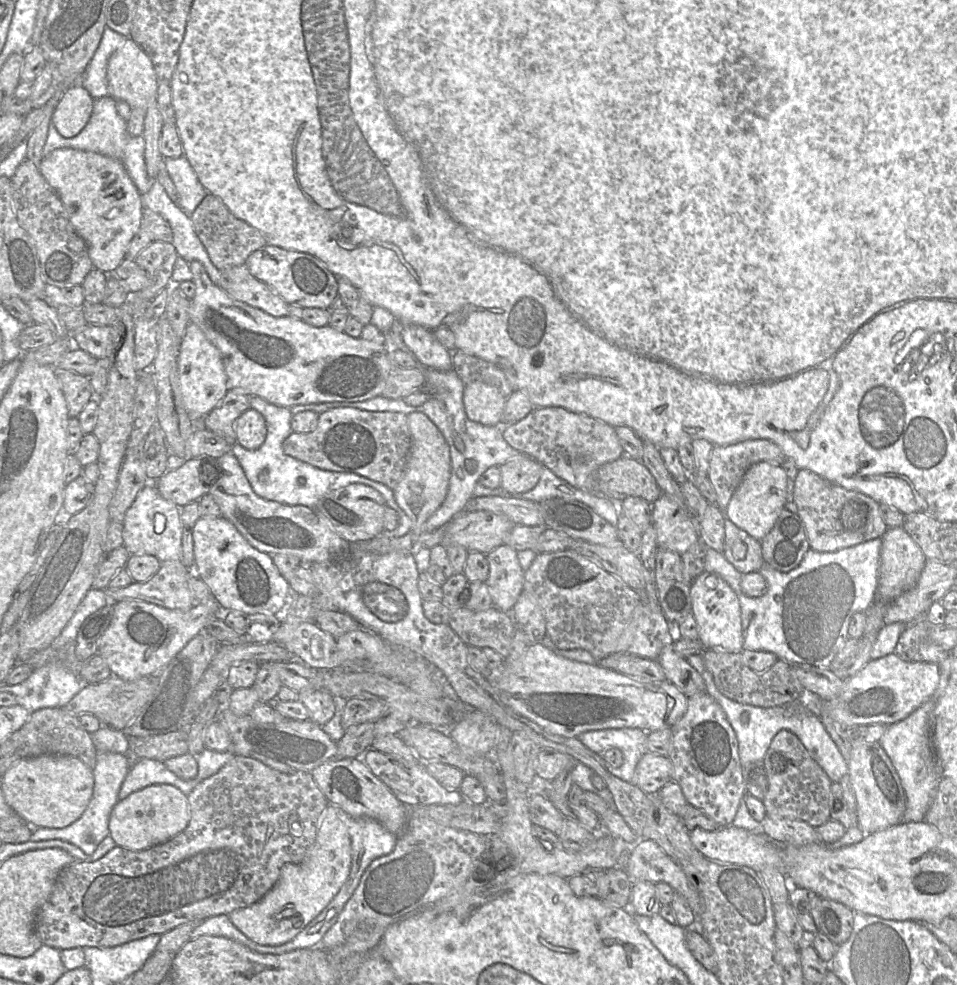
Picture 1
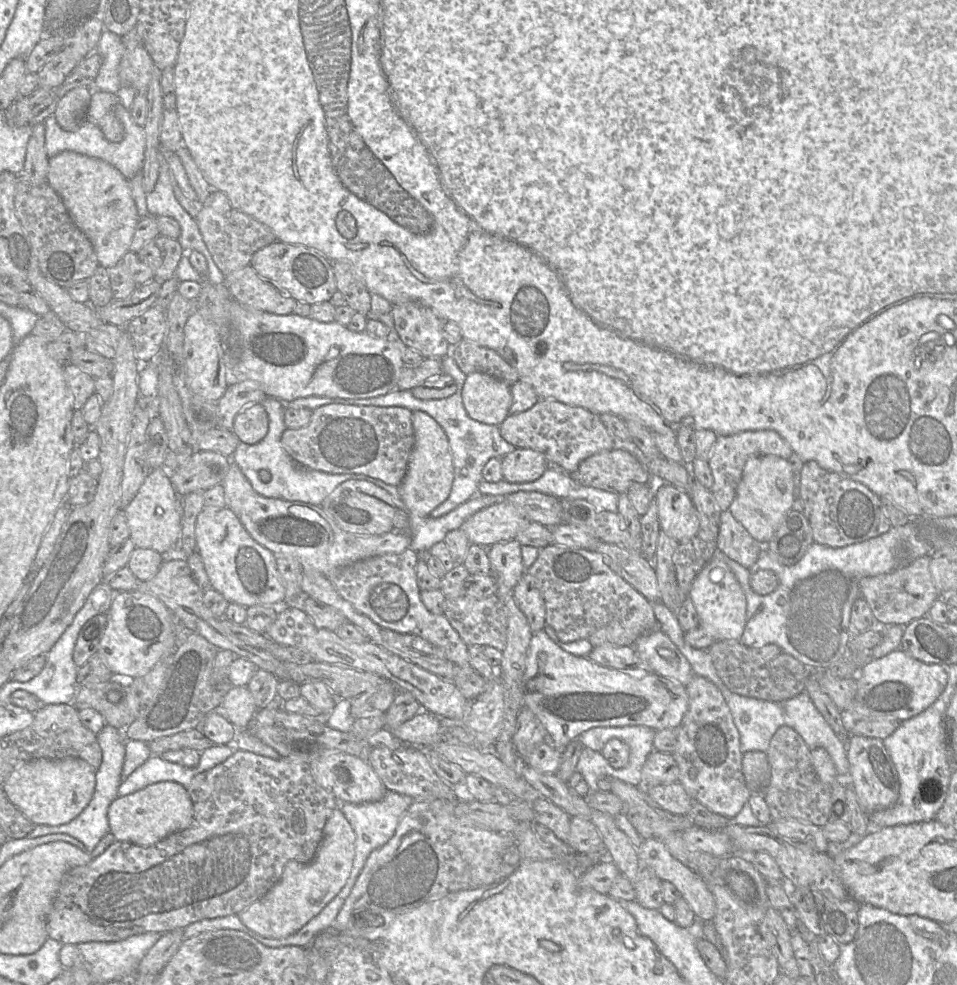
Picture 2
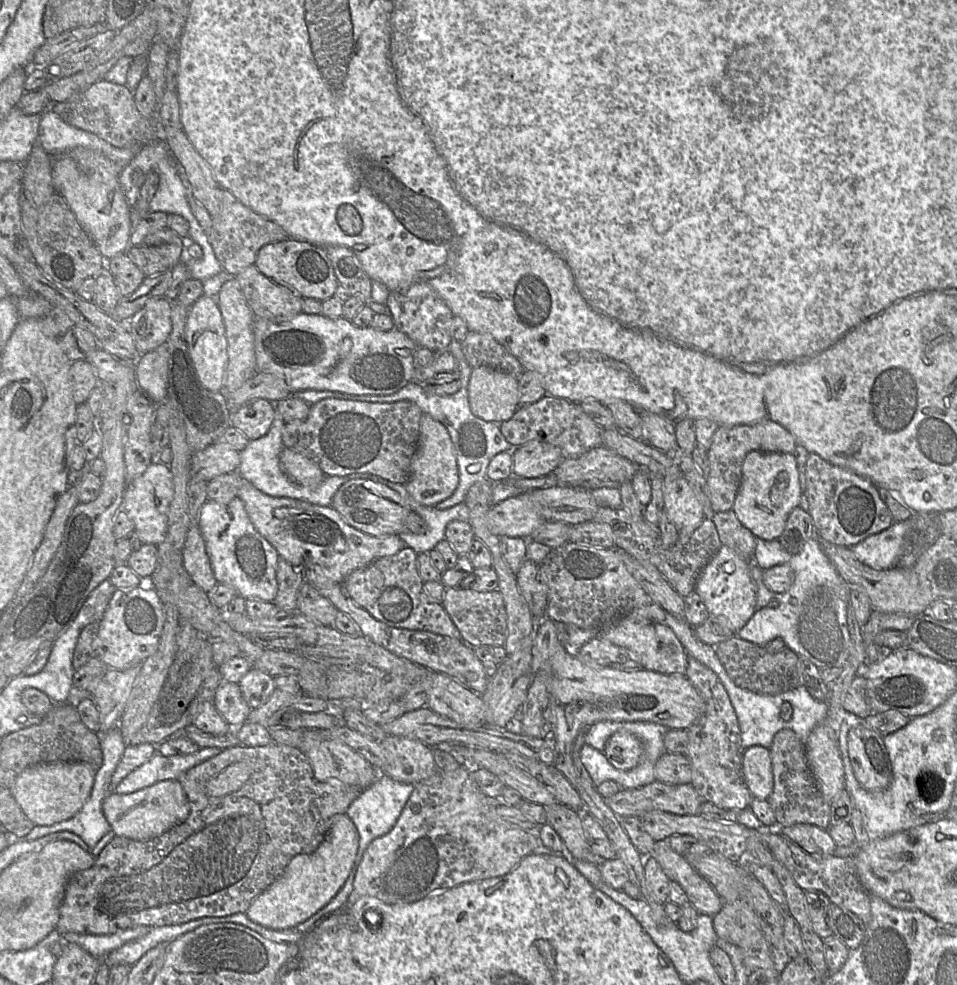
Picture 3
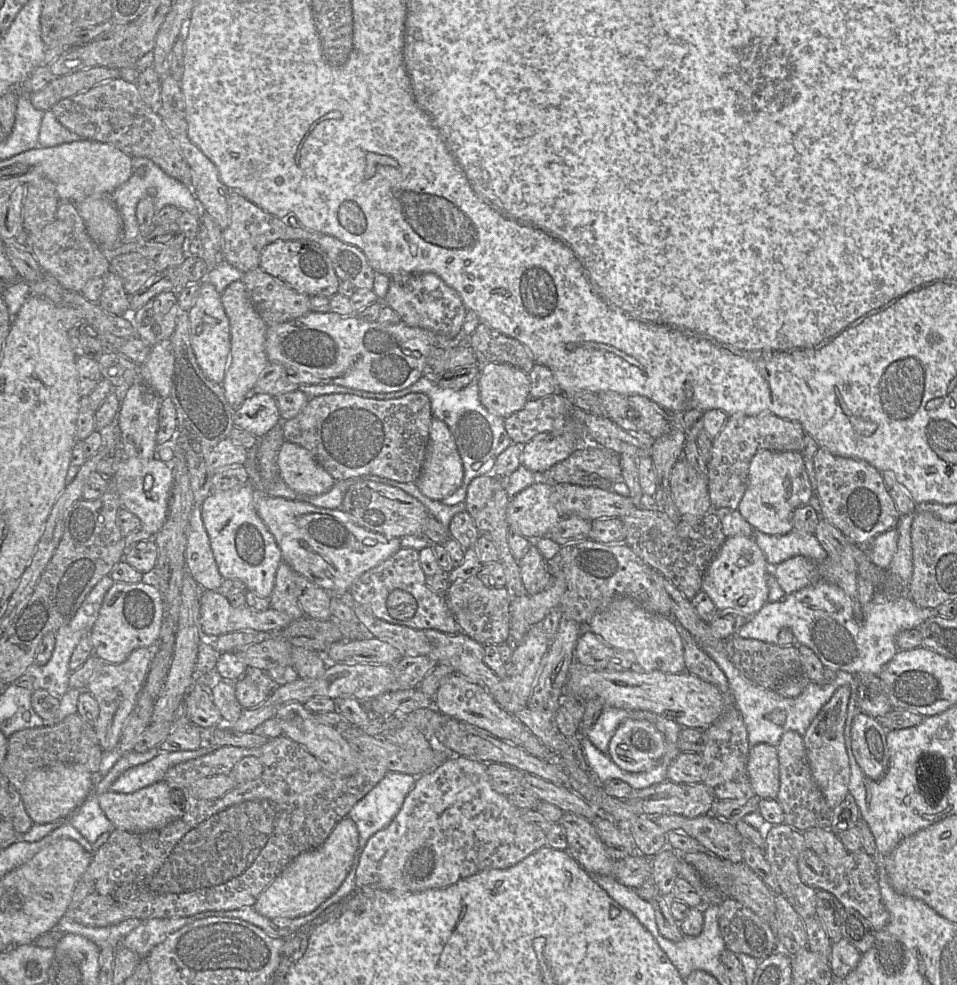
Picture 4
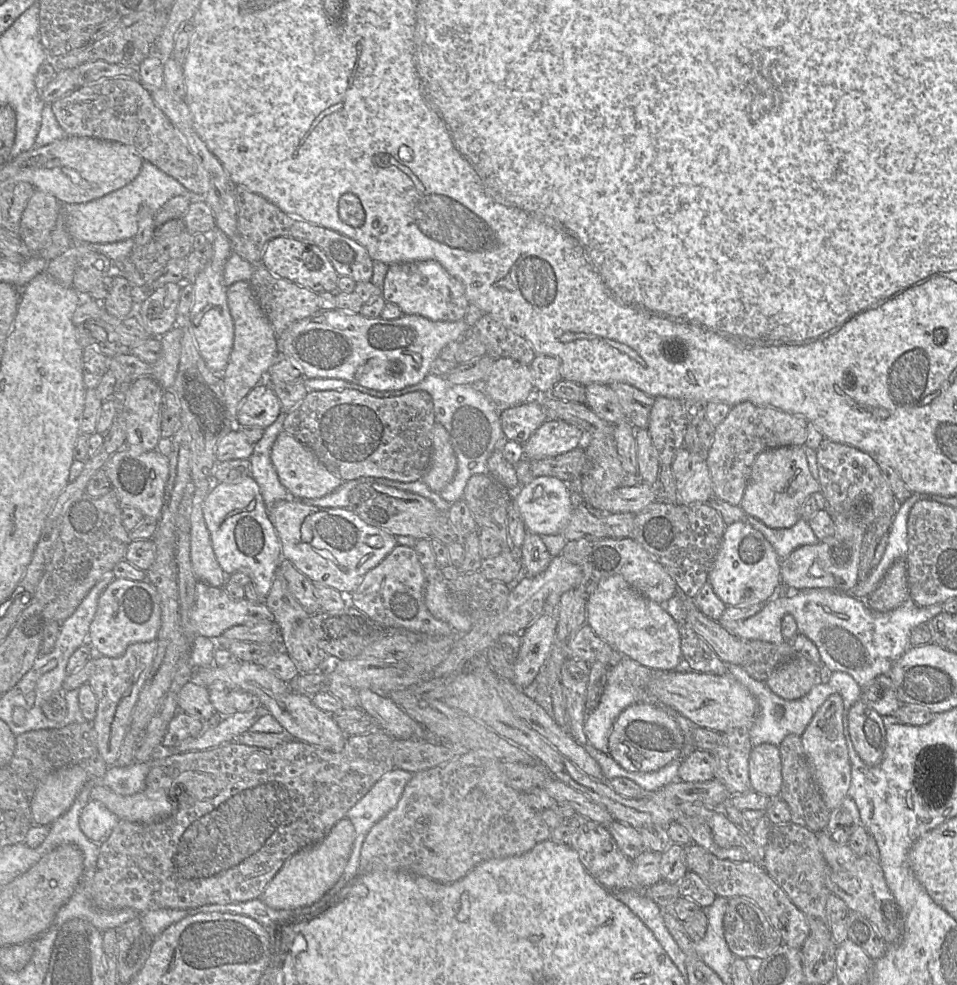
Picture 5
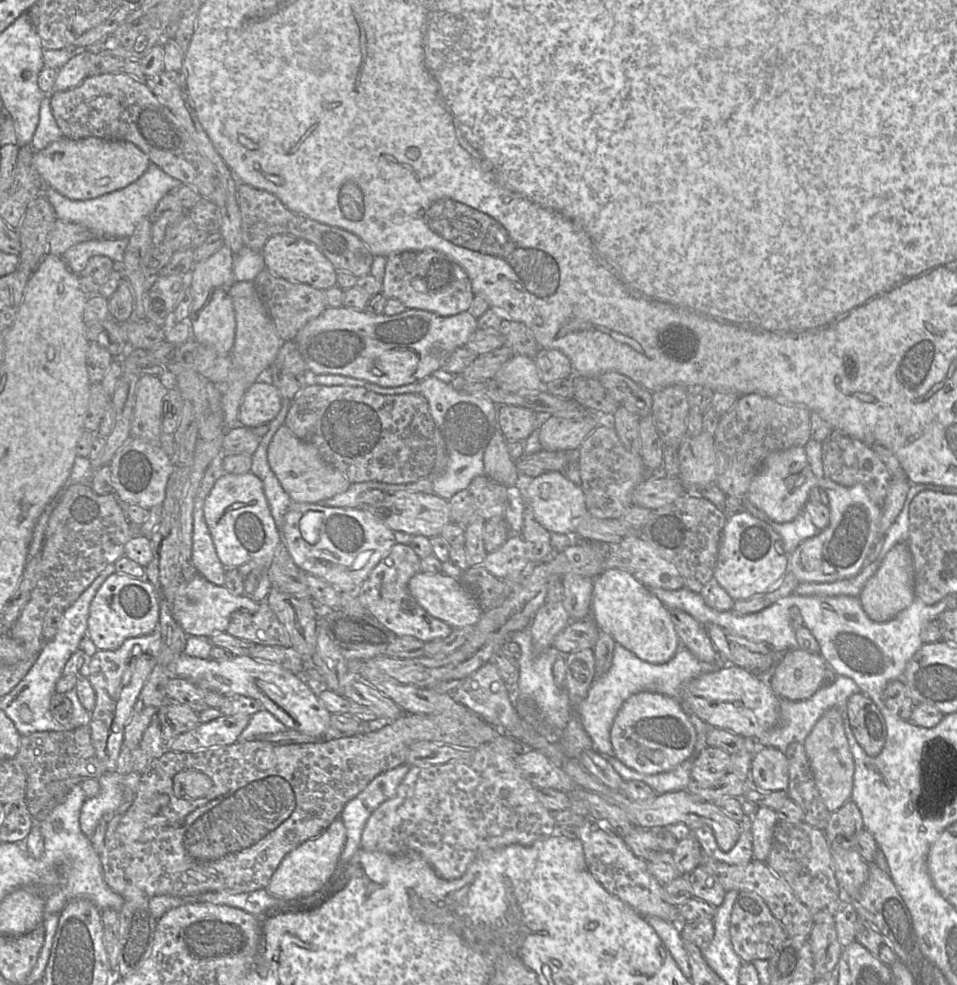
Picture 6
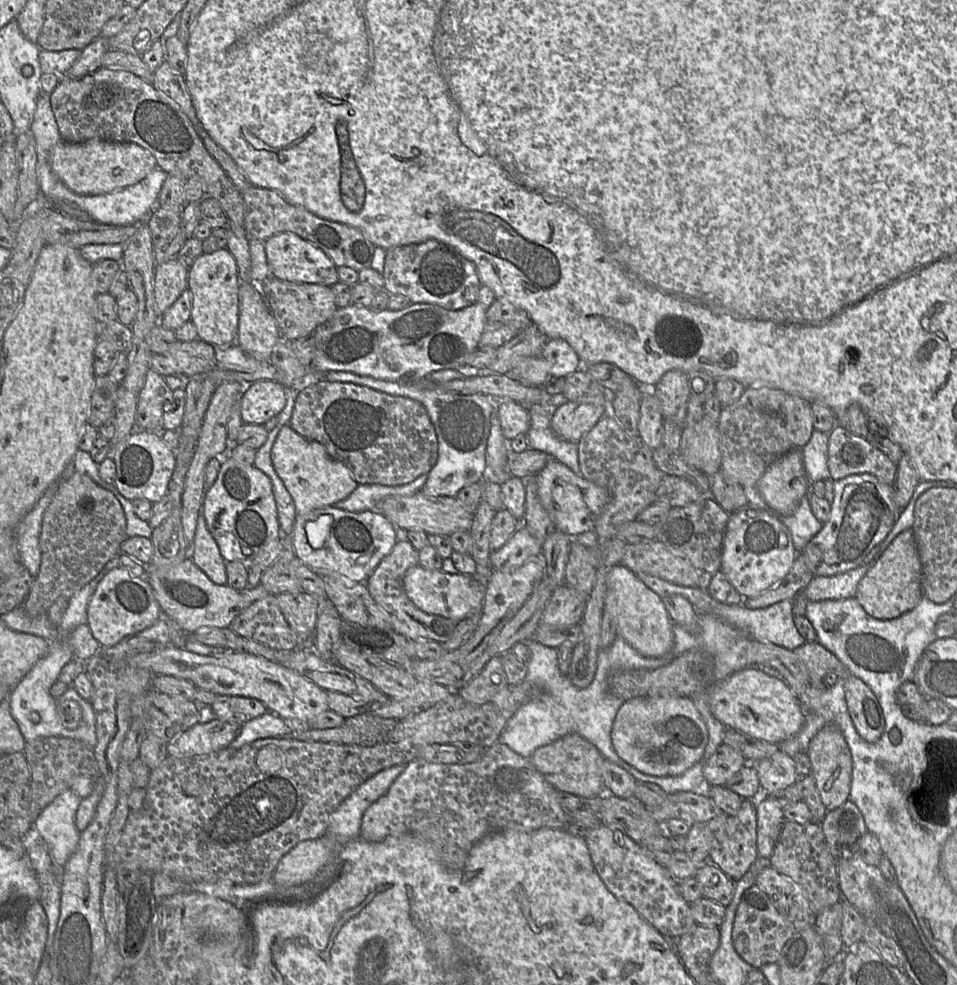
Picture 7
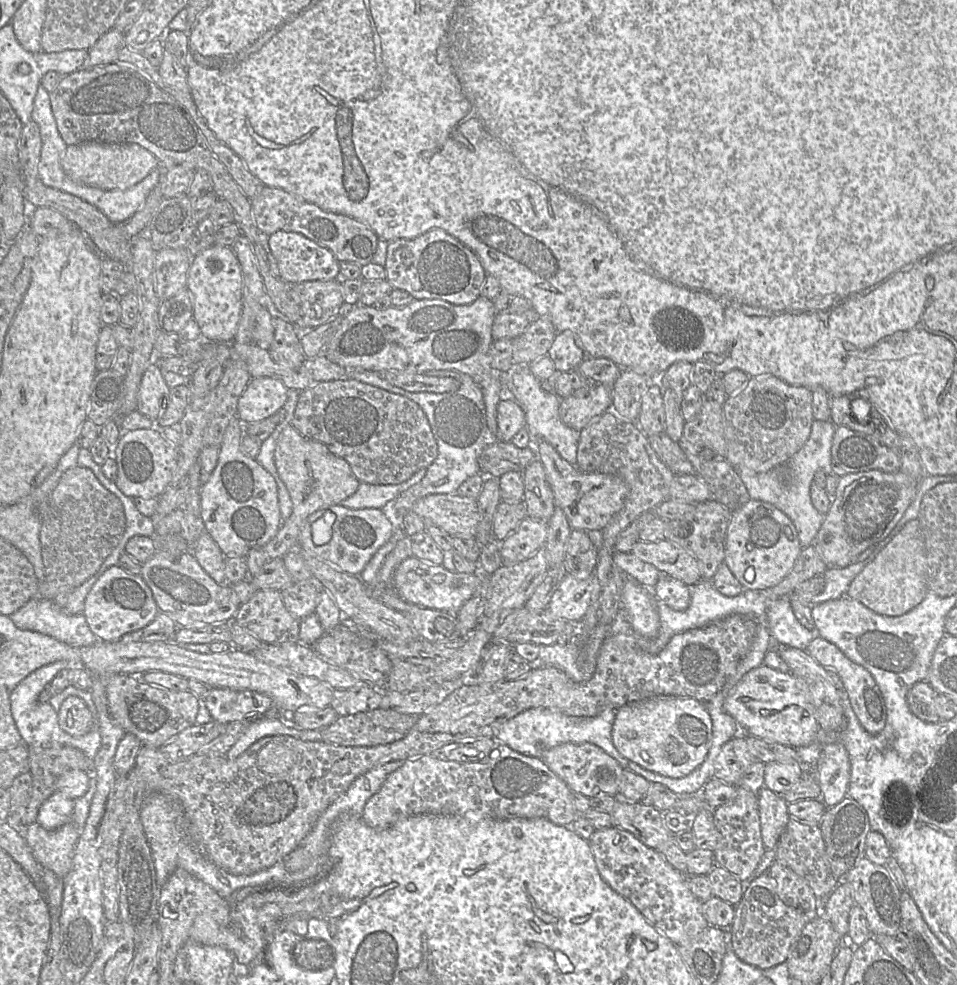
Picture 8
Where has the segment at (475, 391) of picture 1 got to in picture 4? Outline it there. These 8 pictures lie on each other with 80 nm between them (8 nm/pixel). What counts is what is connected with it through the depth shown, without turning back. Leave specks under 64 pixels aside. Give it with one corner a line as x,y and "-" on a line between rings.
505,363
480,366
479,397
492,414
506,418
517,412
530,399
528,373

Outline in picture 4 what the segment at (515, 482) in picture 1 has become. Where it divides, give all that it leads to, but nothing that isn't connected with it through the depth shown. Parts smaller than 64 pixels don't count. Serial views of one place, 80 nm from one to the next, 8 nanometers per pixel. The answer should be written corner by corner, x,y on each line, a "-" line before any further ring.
541,433
521,446
520,464
542,474
576,449
576,438
572,434

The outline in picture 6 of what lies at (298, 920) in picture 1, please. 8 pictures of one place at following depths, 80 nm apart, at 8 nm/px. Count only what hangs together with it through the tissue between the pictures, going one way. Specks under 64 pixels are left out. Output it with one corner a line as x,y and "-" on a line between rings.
337,818
318,837
310,839
288,853
273,873
267,887
268,893
277,899
290,901
304,897
320,897
325,901
332,894
332,887
343,875
341,854
346,842
346,827

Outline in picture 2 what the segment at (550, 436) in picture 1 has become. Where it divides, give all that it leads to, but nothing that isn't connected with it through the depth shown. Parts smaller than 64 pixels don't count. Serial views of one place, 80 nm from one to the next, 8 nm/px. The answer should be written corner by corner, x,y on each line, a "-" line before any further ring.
539,399
530,409
509,414
499,425
501,436
516,448
528,448
545,455
550,467
570,474
586,458
617,445
599,414
555,399

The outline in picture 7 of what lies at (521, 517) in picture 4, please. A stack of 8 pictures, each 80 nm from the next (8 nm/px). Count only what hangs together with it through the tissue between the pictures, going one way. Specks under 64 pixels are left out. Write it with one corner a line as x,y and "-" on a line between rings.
551,458
536,475
540,502
547,511
554,528
575,537
594,531
595,522
607,502
606,491
594,483
573,473
566,465

